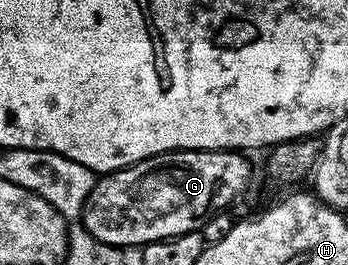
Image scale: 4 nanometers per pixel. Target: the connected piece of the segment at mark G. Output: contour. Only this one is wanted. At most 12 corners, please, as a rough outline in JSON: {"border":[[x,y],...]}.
{"border":[[173,150],[95,181],[81,225],[141,248],[201,231],[245,153]]}

